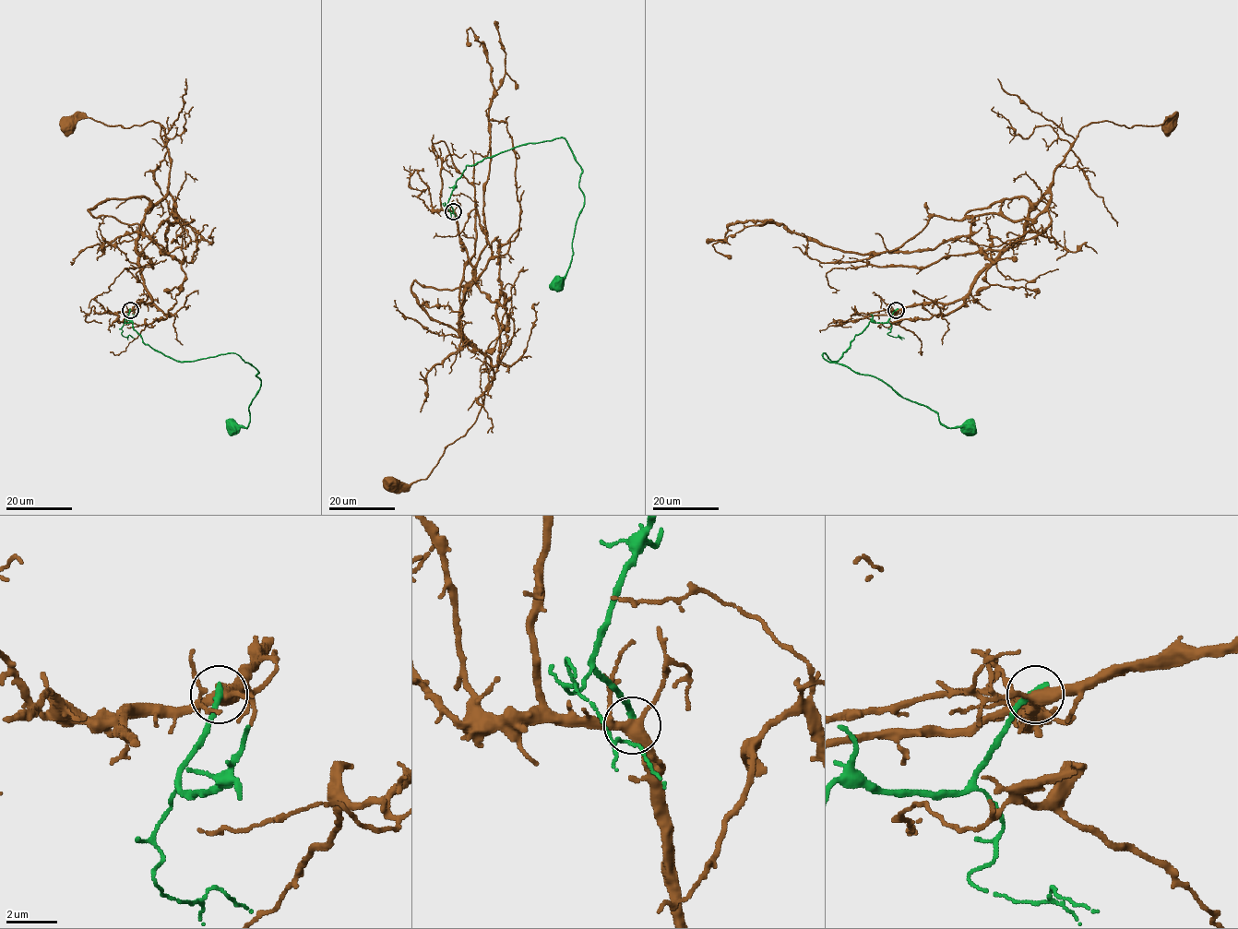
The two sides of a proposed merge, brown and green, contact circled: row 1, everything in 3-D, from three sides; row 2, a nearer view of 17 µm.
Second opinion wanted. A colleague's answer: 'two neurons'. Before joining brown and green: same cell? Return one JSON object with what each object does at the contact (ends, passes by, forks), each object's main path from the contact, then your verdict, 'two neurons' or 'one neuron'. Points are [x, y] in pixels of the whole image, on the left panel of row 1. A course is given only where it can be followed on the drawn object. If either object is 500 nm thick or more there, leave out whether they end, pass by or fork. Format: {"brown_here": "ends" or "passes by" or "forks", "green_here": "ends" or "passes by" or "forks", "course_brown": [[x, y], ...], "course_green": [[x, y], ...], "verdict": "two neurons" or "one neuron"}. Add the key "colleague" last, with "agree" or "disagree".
{"brown_here": "forks", "green_here": "ends", "course_brown": [[129, 310], [151, 301], [136, 239], [144, 216], [168, 187], [160, 125], [106, 125], [89, 117], [67, 125]], "course_green": [[129, 310], [124, 322], [163, 354], [192, 362], [235, 353], [258, 372], [248, 425], [232, 426]], "verdict": "two neurons", "colleague": "agree"}

